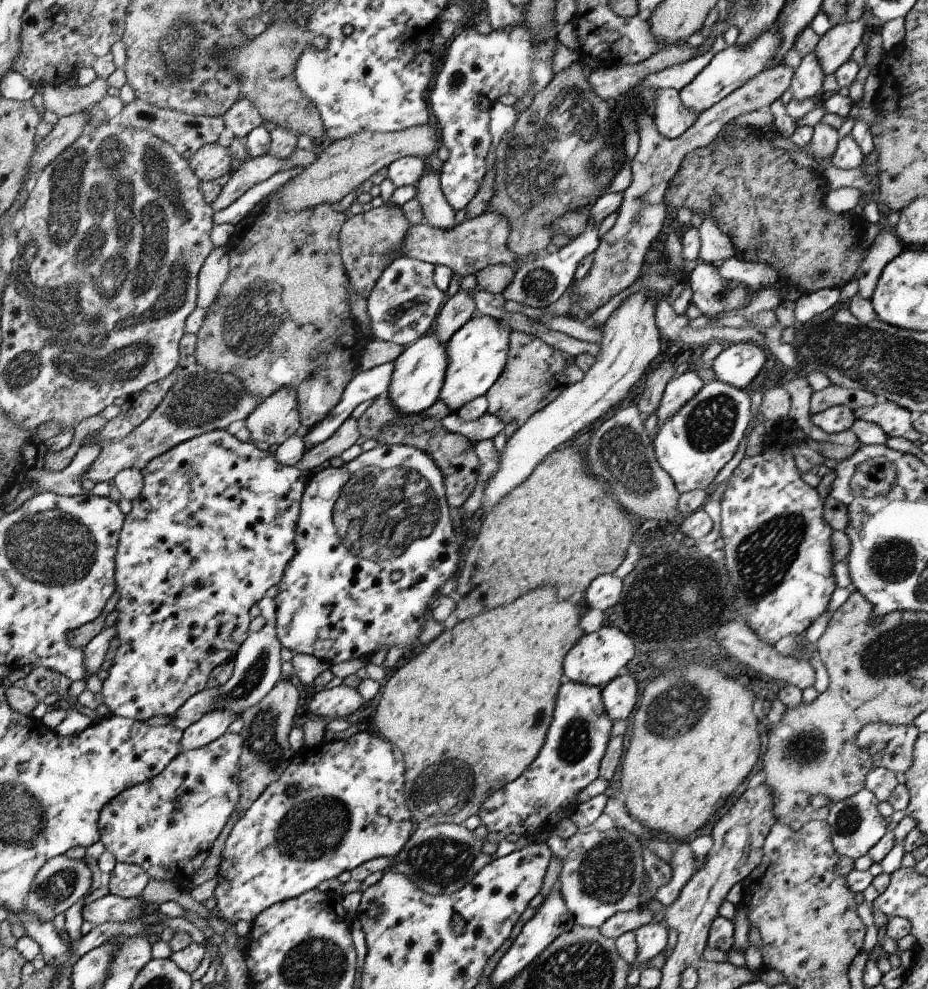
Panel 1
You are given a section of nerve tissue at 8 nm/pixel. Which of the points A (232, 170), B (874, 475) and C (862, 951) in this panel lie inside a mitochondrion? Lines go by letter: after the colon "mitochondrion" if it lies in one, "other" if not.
A: other
B: other
C: other

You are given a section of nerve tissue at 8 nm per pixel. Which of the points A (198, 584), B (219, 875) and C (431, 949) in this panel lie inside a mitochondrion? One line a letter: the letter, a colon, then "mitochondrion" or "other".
A: other
B: other
C: other

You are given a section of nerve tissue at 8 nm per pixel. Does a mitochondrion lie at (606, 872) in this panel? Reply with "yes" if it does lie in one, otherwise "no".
yes

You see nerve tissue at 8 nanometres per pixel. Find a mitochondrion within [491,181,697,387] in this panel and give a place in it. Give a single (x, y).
(541, 282)

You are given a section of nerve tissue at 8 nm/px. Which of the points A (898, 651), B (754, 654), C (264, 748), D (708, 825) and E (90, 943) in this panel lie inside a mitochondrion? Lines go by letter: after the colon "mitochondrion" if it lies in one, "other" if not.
A: mitochondrion
B: other
C: mitochondrion
D: other
E: other

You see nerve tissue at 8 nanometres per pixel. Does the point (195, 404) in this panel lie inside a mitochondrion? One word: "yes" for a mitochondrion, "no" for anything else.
yes

